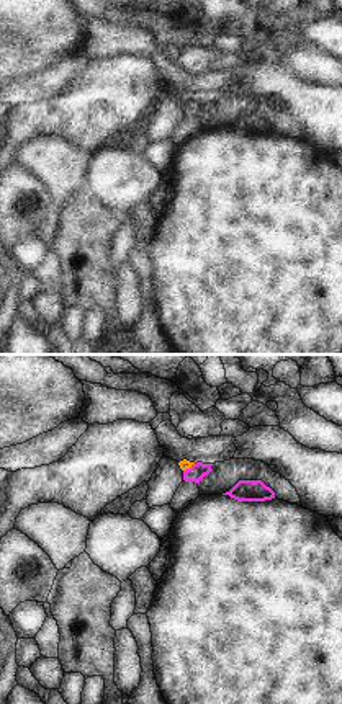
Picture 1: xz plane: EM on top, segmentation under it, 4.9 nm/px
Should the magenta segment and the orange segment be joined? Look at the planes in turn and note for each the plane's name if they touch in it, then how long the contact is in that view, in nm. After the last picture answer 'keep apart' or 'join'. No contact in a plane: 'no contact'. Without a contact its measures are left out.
xz | 70 nm

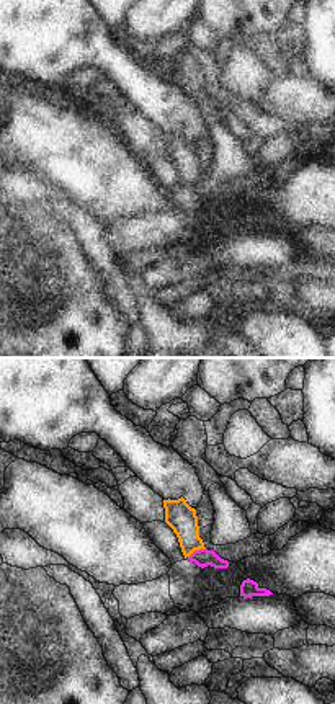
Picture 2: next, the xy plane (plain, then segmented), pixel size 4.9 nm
xy | 100 nm

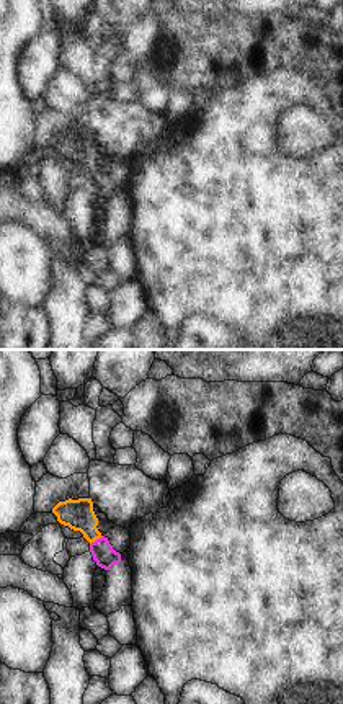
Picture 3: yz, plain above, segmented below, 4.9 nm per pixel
yz | 80 nm

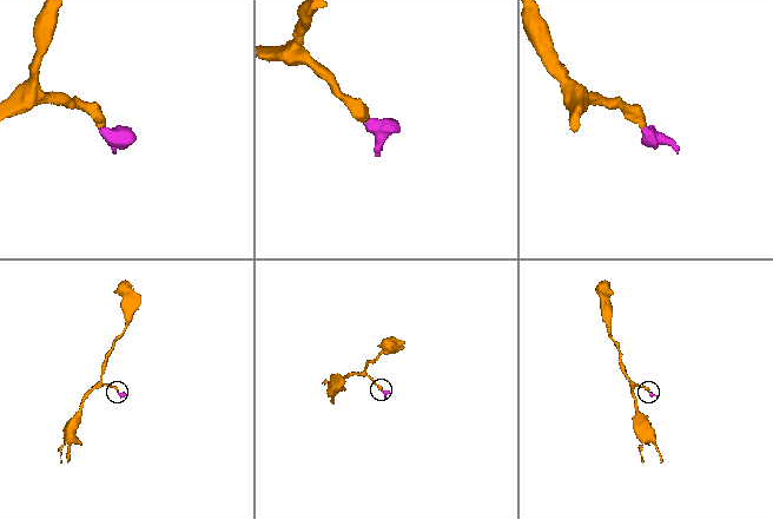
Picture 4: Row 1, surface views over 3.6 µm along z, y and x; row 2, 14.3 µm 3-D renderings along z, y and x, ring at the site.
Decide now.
join

